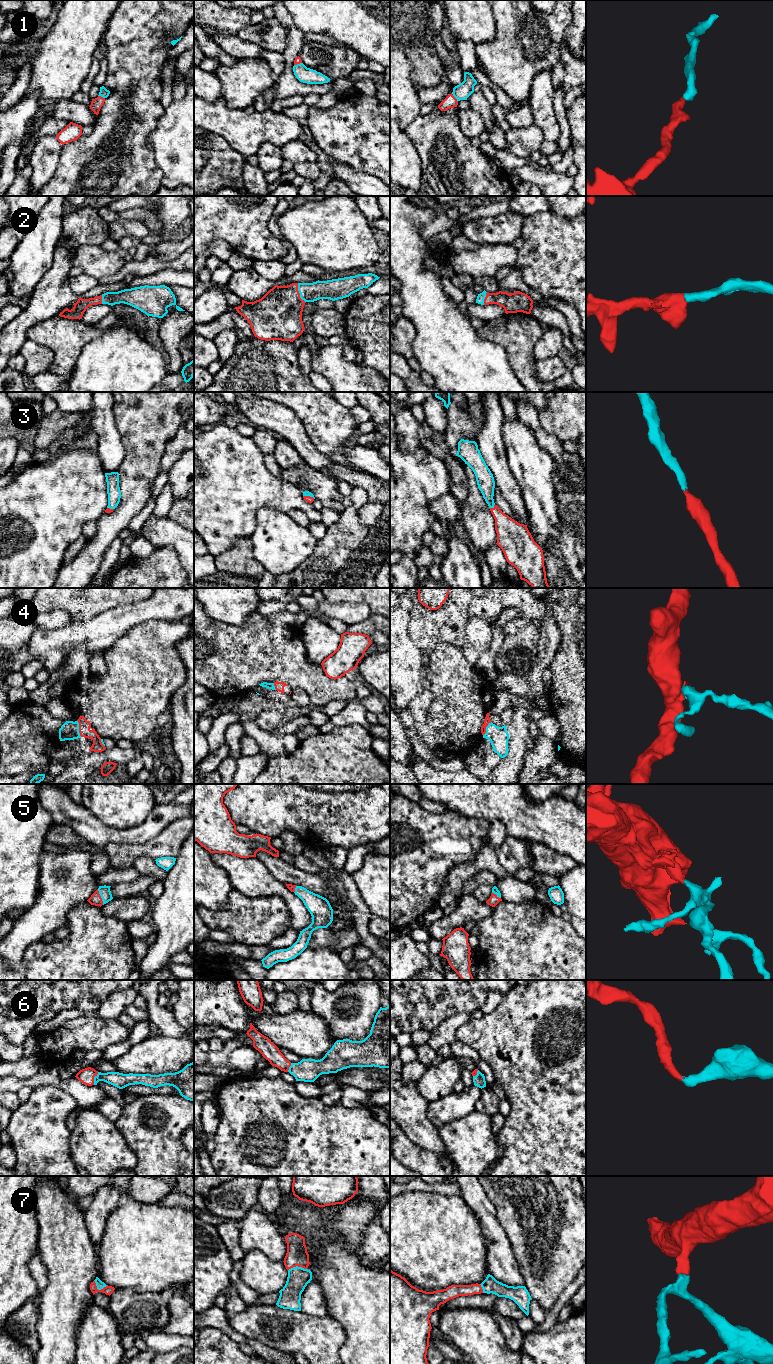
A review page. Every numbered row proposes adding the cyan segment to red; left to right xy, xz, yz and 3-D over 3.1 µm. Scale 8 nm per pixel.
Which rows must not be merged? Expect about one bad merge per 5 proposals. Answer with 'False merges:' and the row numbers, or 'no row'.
False merges: 4

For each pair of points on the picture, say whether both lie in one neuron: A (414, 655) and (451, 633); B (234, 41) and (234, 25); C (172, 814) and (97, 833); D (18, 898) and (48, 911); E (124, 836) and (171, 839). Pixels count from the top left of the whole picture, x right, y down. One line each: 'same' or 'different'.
A: different
B: different
C: same
D: different
E: different

